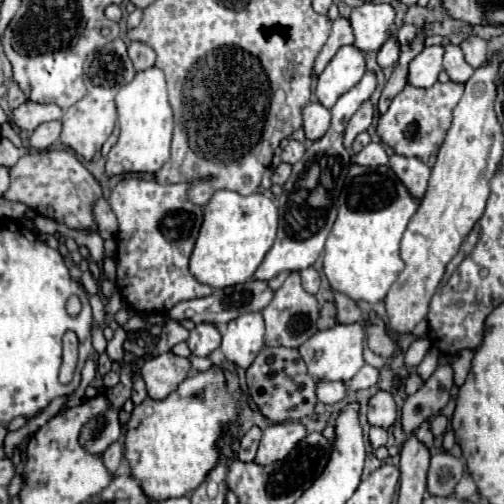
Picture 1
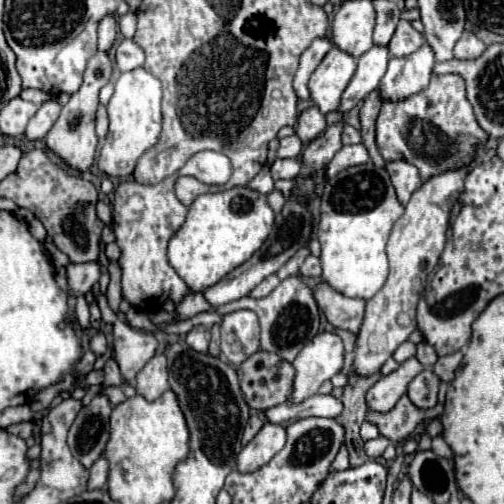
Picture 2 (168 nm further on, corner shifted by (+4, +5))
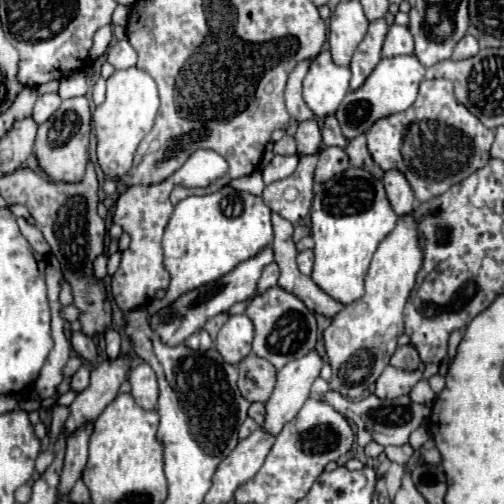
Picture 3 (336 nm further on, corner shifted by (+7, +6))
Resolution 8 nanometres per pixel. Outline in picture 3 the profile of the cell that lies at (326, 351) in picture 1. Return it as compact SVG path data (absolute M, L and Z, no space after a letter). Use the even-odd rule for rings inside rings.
M312 350L308 356L292 360L282 370L278 370L274 392L266 402L266 416L262 422L264 432L278 436L284 424L288 424L298 414L310 396L310 386L318 378L320 368L322 358Z

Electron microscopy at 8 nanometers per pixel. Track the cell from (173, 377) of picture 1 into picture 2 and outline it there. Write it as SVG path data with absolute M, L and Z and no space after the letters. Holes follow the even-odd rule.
M163 351L155 353L153 359L137 373L135 389L147 401L155 401L169 389L167 381L167 355Z

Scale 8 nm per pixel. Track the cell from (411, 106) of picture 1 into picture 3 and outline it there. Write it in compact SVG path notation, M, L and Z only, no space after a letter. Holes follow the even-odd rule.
M422 80L416 102L396 116L388 116L384 120L378 120L366 136L368 152L372 154L374 162L386 172L386 170L398 170L406 176L414 196L418 202L430 200L432 196L444 194L452 184L458 184L460 180L468 178L472 172L482 168L490 160L490 146L494 142L494 132L486 128L466 106L456 102L452 82L450 80Z

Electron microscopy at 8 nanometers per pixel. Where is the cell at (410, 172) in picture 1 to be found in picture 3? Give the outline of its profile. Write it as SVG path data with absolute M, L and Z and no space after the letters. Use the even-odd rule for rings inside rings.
M392 170L384 174L384 190L386 190L386 198L392 206L392 210L396 212L396 216L404 216L414 208L414 196L412 196L412 188L408 184L408 180L404 180L404 176L400 176L400 172Z

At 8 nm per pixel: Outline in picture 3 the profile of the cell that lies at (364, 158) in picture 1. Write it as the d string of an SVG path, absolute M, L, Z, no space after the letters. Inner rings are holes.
M322 148L318 154L318 164L314 170L316 182L326 182L332 176L344 172L348 168L348 156L342 148Z

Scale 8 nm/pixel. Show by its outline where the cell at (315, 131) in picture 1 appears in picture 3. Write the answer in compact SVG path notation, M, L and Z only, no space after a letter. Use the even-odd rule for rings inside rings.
M306 120L304 124L300 124L294 138L296 138L300 156L316 154L322 148L322 136L320 136L320 128L318 128L316 120Z

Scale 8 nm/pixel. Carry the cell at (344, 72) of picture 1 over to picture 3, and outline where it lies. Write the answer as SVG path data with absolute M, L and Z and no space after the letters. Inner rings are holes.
M322 50L316 60L310 62L310 70L304 78L304 102L314 116L330 116L340 106L348 92L350 68L336 66L328 50Z

